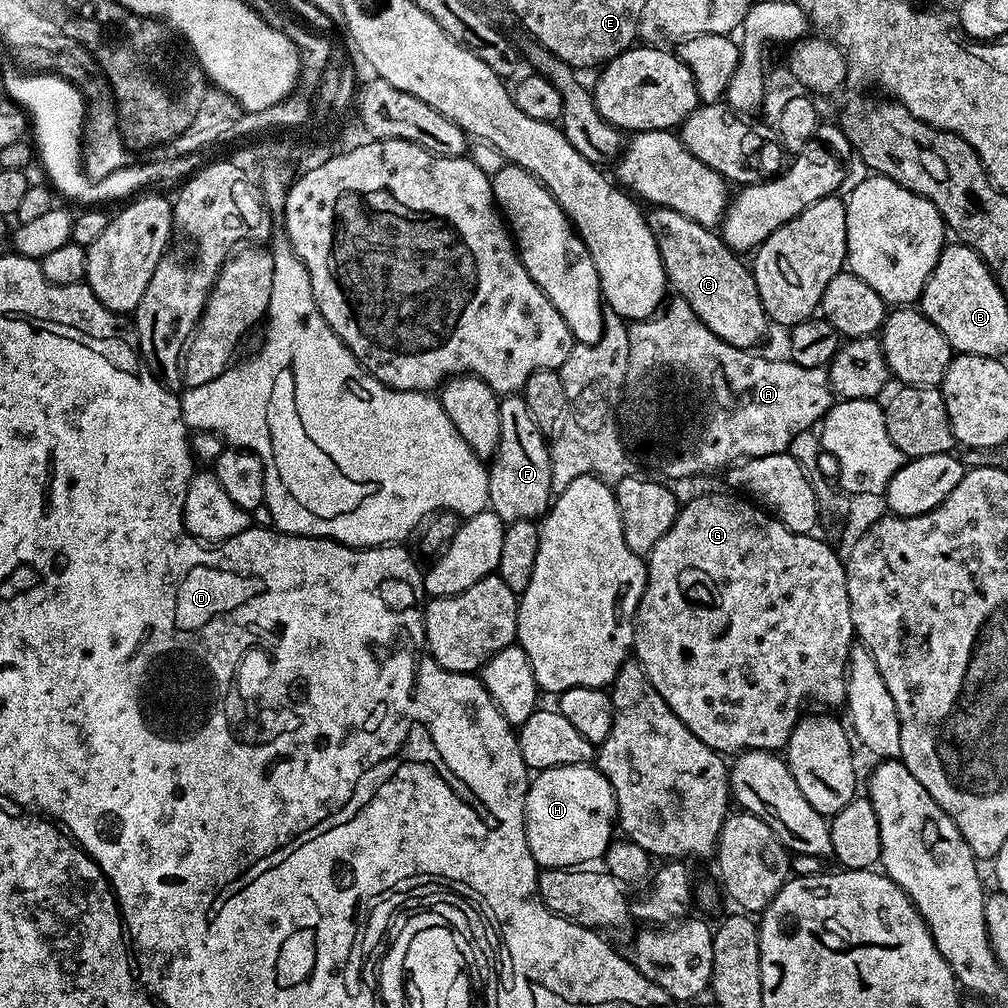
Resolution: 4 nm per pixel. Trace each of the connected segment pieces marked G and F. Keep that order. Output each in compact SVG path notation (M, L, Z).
M712 492L709 496L696 496L688 505L681 507L676 514L676 521L670 526L670 530L666 530L666 534L662 534L662 538L658 538L658 542L654 542L652 551L646 557L648 565L648 581L644 587L644 593L640 599L640 605L636 611L636 643L634 645L635 659L640 661L644 667L644 672L650 678L650 682L654 686L654 690L658 690L658 694L662 694L662 698L670 706L670 710L674 710L674 714L681 720L685 726L692 731L702 742L706 742L706 746L710 746L716 752L721 754L739 754L745 750L754 752L776 752L783 749L787 745L790 734L794 730L794 726L802 718L802 711L807 704L821 704L821 709L836 710L841 707L847 699L847 682L848 682L848 656L851 654L854 645L854 633L852 630L852 619L850 618L850 598L848 597L848 587L846 586L846 574L844 573L845 561L836 557L836 552L828 544L823 544L817 537L812 534L803 532L792 532L785 526L781 520L777 520L775 516L769 514L765 509L757 506L755 503L749 502L747 499L741 498L739 495L727 496L724 492Z
M508 394L500 401L500 437L488 468L488 503L505 522L543 517L554 496L550 444L534 422L523 395Z

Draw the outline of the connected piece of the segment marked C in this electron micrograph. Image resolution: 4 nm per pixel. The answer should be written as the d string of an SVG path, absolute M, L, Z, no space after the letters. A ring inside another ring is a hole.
M656 206L651 211L647 213L650 234L654 234L671 291L690 302L694 314L715 336L735 348L755 349L755 344L770 329L770 321L764 313L751 267L745 261L743 264L723 235L713 229L678 214L678 210Z

